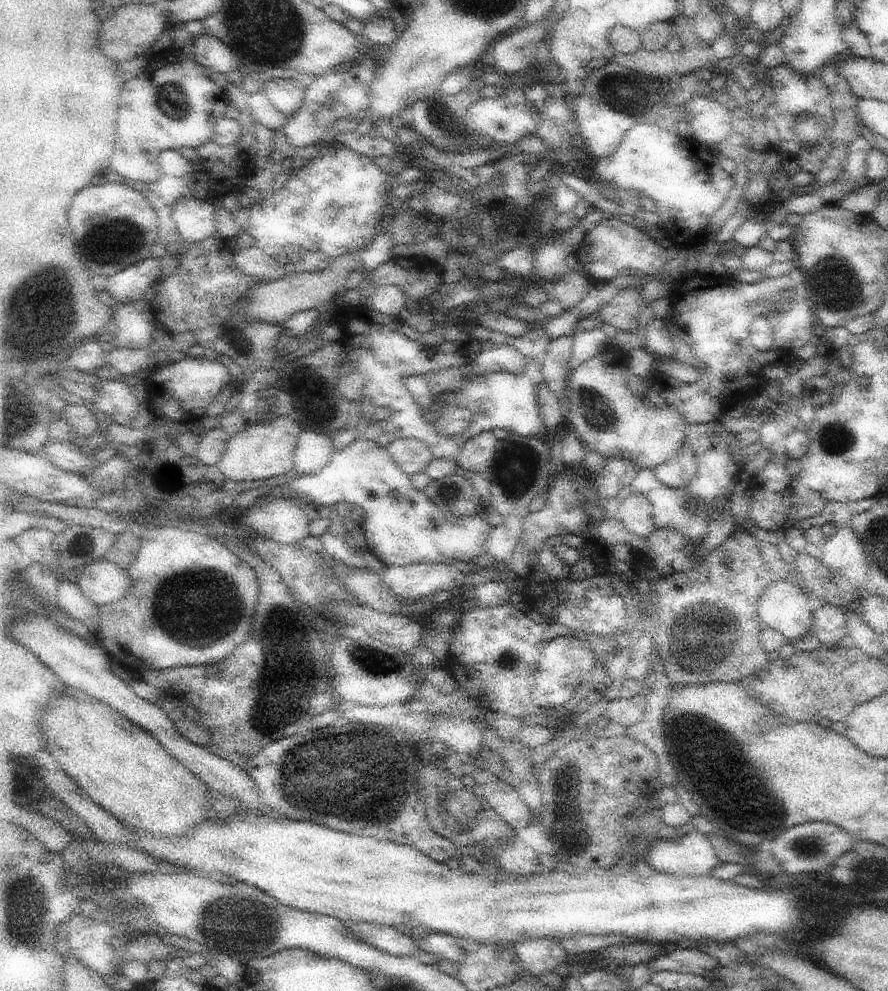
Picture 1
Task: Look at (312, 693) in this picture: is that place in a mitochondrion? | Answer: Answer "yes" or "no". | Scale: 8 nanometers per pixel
no

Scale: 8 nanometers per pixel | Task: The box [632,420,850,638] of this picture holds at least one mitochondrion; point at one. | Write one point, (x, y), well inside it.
(693, 503)

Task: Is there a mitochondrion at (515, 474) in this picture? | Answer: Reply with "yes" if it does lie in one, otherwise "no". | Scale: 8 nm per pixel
yes

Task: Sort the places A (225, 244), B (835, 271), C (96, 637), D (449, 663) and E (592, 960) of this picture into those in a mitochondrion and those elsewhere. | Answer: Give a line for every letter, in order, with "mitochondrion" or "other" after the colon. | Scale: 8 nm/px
A: other
B: mitochondrion
C: other
D: other
E: other

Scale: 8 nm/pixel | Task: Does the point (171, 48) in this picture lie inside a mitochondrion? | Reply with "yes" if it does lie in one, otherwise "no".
no

